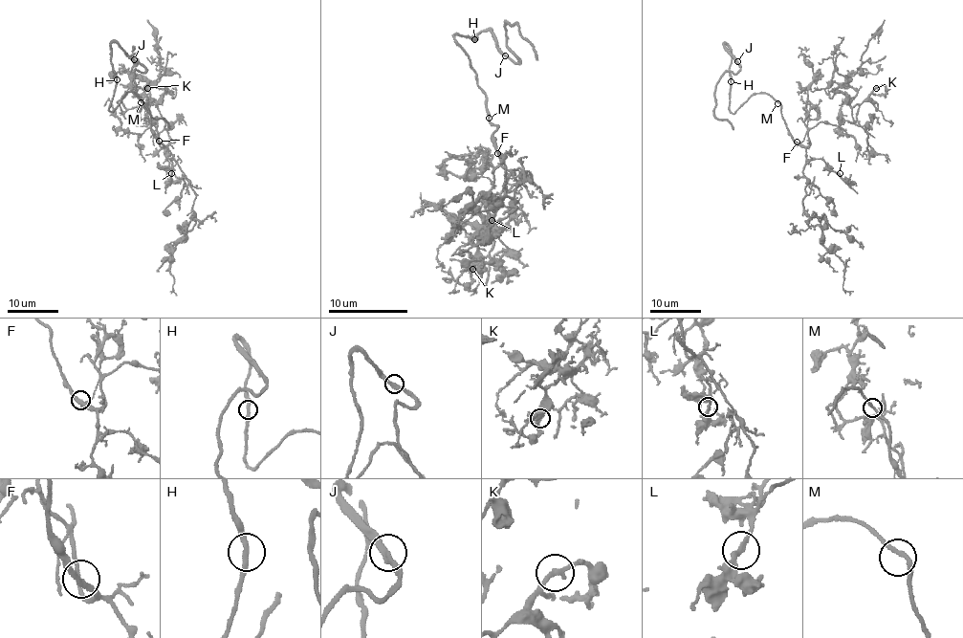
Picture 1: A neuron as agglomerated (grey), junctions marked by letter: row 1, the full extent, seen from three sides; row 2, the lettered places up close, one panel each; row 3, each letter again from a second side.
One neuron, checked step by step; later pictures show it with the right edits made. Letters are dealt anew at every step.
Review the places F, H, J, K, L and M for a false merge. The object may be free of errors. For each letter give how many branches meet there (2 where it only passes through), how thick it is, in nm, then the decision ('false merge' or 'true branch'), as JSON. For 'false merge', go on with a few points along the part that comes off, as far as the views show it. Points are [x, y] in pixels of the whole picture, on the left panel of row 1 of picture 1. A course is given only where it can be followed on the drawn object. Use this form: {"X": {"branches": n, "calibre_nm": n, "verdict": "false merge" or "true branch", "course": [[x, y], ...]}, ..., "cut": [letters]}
{"F": {"branches": 2, "calibre_nm": 260, "verdict": "true branch"}, "H": {"branches": 2, "calibre_nm": 280, "verdict": "true branch"}, "J": {"branches": 2, "calibre_nm": 260, "verdict": "true branch"}, "K": {"branches": 2, "calibre_nm": 260, "verdict": "true branch"}, "L": {"branches": 2, "calibre_nm": 240, "verdict": "true branch"}, "M": {"branches": 2, "calibre_nm": 200, "verdict": "true branch"}, "cut": []}

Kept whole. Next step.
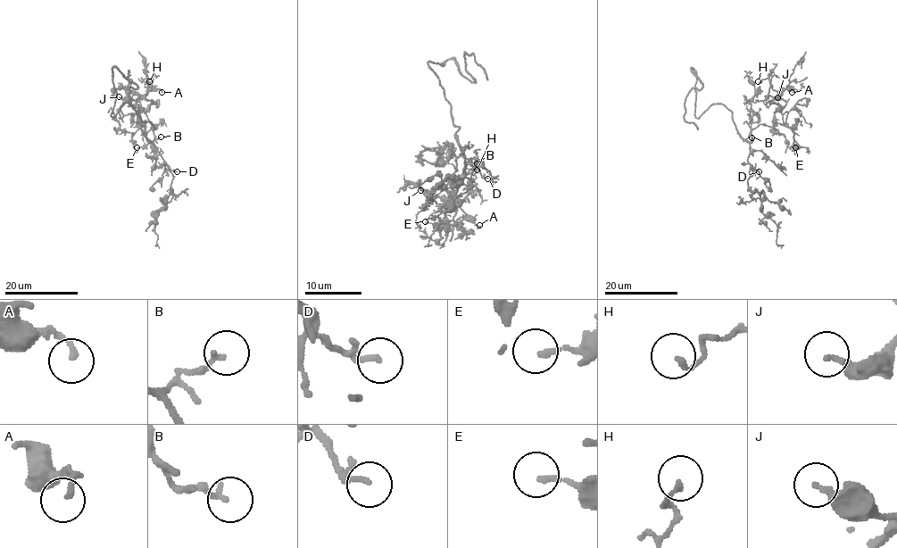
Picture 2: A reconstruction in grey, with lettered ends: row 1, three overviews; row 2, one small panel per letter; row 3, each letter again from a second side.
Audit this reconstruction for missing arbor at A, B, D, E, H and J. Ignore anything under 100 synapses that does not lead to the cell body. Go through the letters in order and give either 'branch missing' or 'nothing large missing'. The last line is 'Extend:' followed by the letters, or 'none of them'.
A: nothing large missing
B: nothing large missing
D: nothing large missing
E: nothing large missing
H: nothing large missing
J: nothing large missing
Extend: none of them

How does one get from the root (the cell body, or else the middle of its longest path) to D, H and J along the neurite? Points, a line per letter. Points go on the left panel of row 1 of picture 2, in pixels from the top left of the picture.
D: (133, 109), (140, 116), (141, 132), (153, 143), (167, 166), (177, 171)
H: (133, 109), (149, 141), (145, 124), (138, 120), (145, 111), (136, 101), (147, 91), (149, 81)
J: (133, 109), (149, 141), (145, 124), (138, 120), (145, 112), (137, 104), (137, 95), (119, 96)

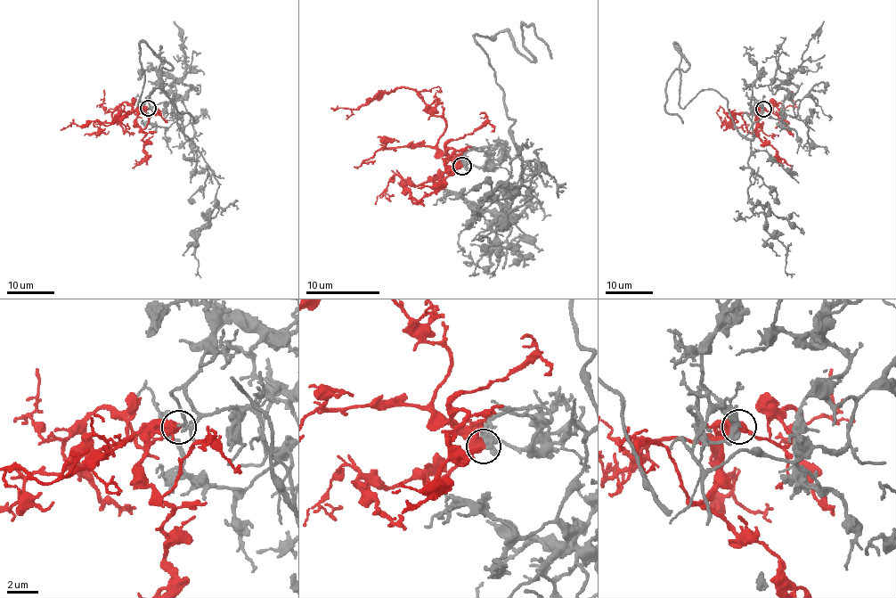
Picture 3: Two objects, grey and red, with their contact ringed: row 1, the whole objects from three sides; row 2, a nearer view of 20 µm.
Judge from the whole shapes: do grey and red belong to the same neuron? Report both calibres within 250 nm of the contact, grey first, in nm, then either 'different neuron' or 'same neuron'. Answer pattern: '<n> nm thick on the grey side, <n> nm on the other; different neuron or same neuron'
180 nm thick on the grey side, 360 nm on the other; same neuron

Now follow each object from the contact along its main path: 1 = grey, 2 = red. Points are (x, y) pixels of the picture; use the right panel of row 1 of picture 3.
1: (763, 109), (747, 103), (749, 139), (713, 89), (680, 106), (674, 45), (689, 67), (665, 110), (683, 124)
2: (763, 109), (754, 113), (737, 112), (720, 126), (725, 122), (738, 127), (742, 125), (744, 132)

